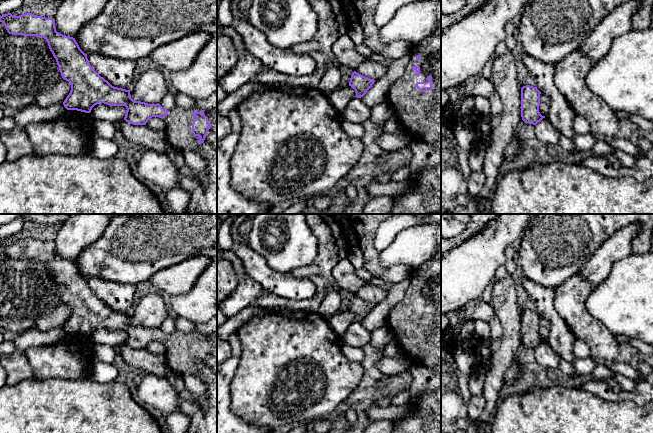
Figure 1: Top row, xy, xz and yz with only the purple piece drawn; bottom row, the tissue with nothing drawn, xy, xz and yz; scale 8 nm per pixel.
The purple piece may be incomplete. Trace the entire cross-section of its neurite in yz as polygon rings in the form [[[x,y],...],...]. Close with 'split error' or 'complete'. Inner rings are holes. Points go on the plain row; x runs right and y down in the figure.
[[[530,309],[521,312],[521,341],[526,347],[536,349],[545,340],[539,336],[541,316]]]; complete

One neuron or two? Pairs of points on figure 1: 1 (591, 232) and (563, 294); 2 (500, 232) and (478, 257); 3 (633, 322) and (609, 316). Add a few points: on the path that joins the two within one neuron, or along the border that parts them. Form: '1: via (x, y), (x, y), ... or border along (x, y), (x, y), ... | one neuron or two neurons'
1: border along (577, 273), (554, 289) | two neurons
2: via (494, 238), (484, 251) | one neuron
3: via (627, 318), (625, 316), (615, 316) | one neuron

